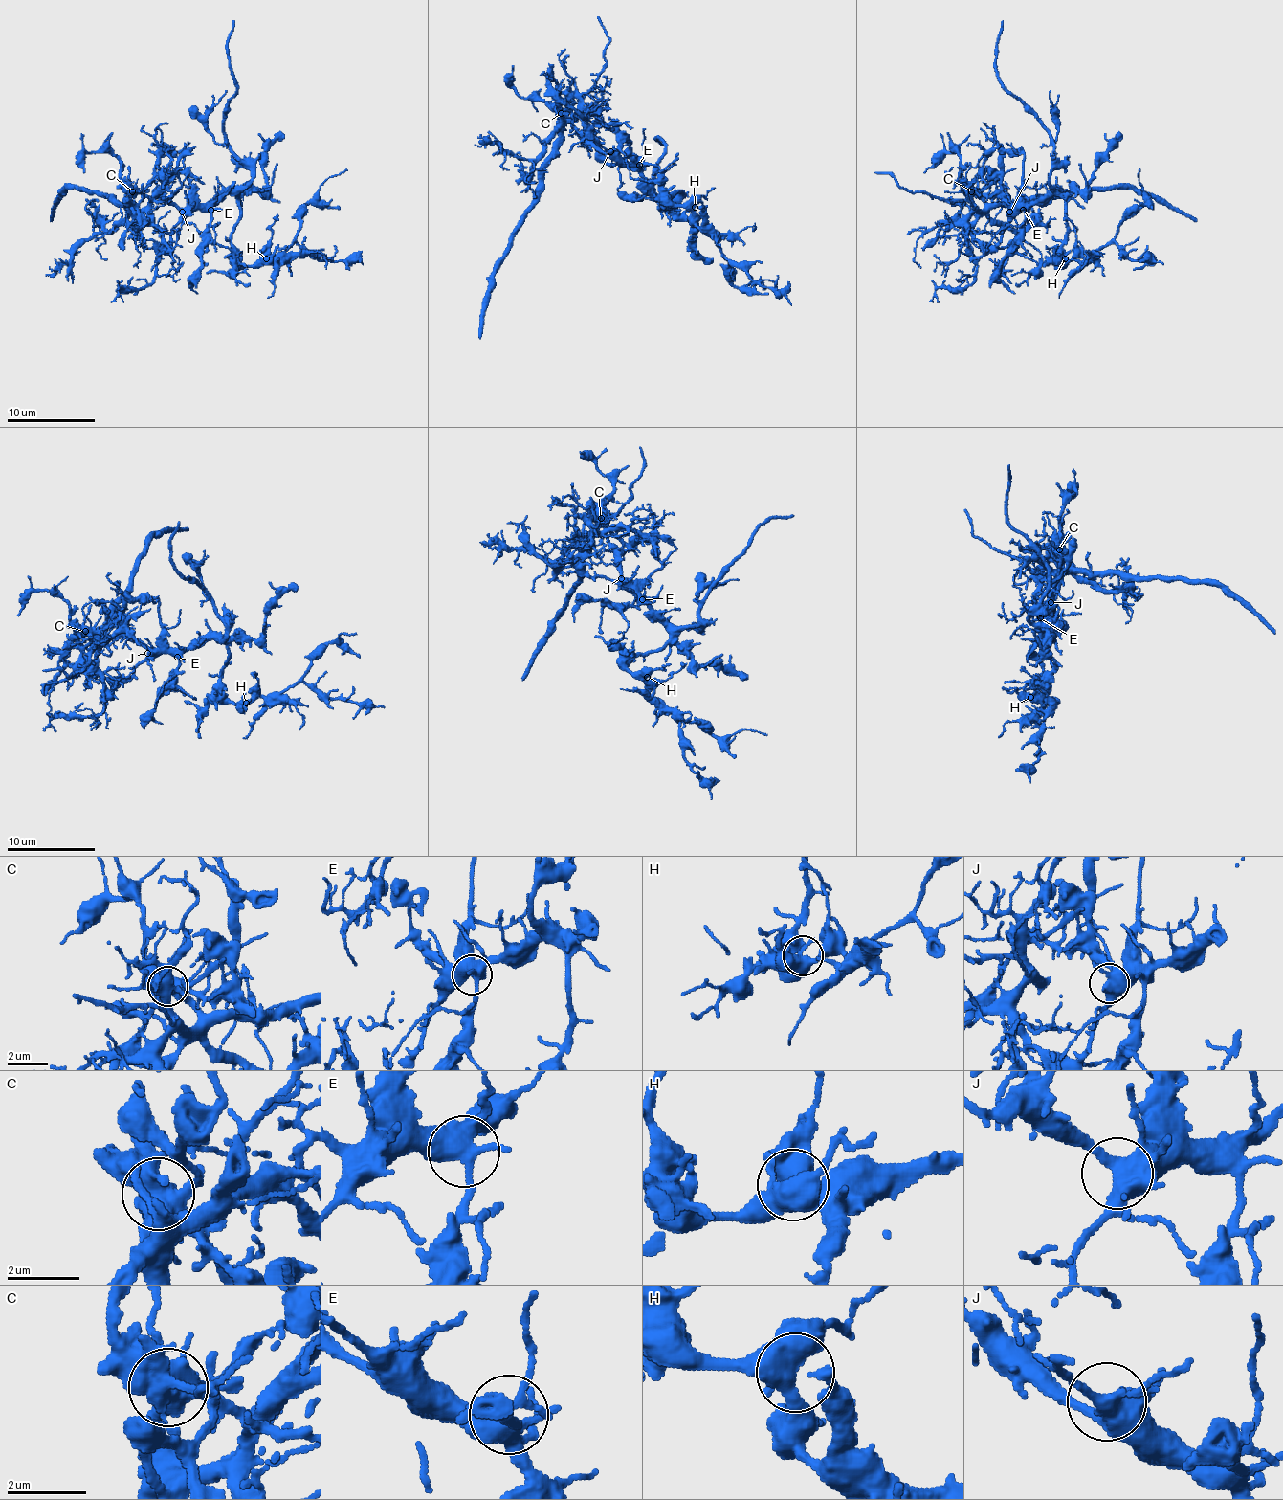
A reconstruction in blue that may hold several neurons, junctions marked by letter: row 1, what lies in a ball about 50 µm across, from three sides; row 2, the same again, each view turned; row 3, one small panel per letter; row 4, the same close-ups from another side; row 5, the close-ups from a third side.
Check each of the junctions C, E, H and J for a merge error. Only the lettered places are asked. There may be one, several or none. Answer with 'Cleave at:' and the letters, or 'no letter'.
Cleave at: C

